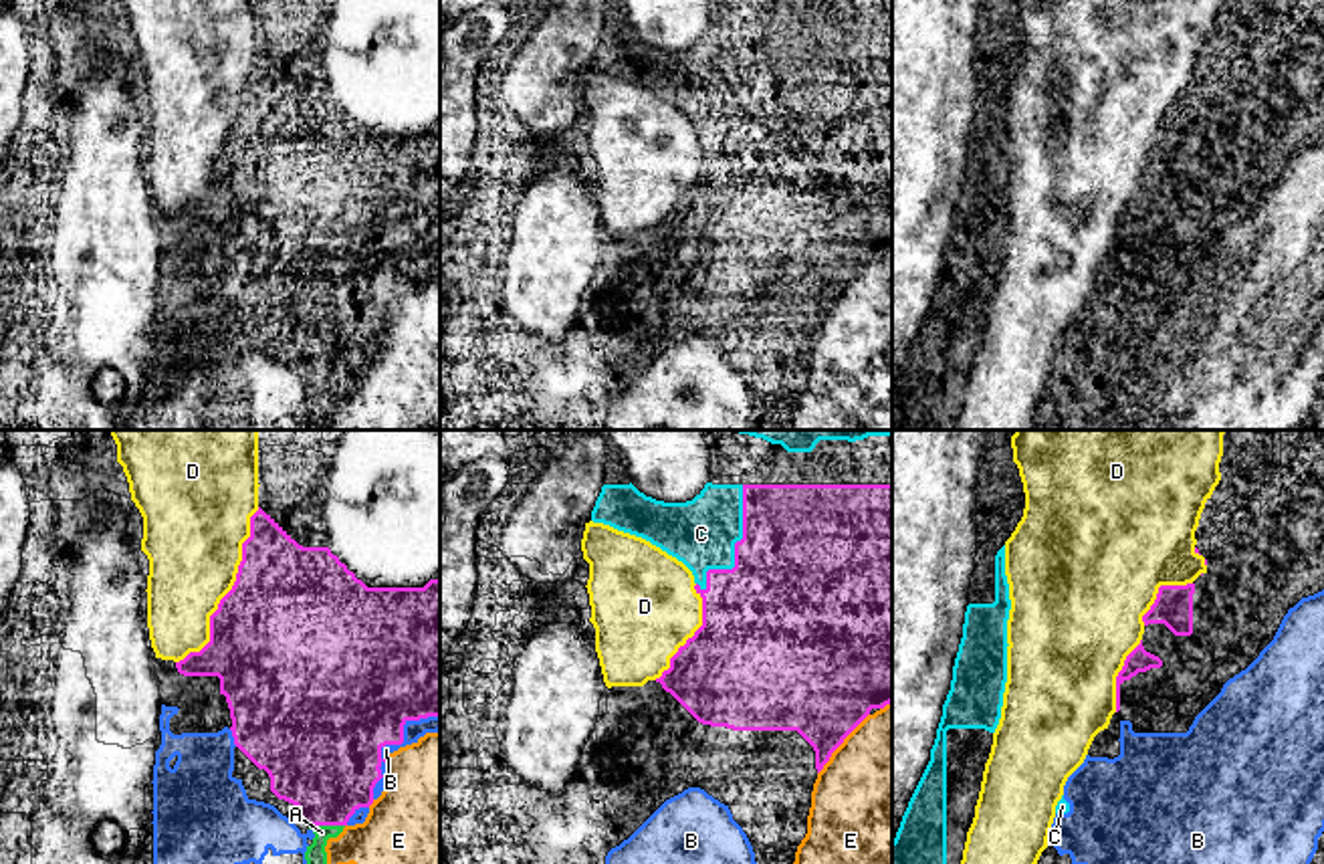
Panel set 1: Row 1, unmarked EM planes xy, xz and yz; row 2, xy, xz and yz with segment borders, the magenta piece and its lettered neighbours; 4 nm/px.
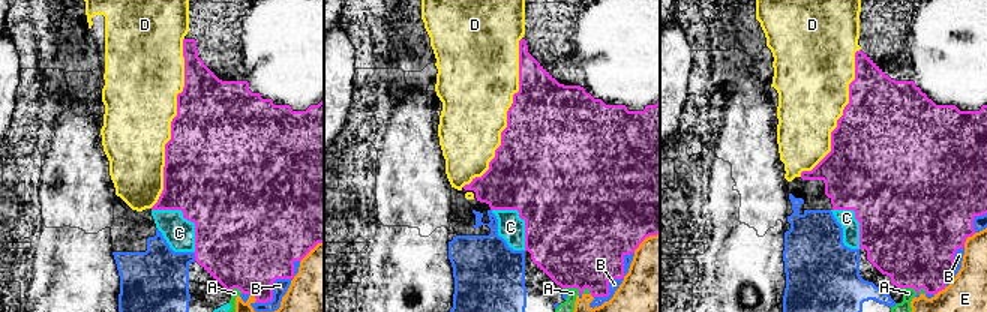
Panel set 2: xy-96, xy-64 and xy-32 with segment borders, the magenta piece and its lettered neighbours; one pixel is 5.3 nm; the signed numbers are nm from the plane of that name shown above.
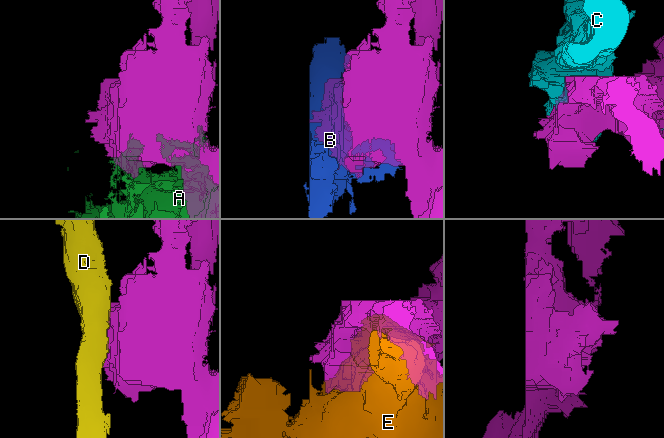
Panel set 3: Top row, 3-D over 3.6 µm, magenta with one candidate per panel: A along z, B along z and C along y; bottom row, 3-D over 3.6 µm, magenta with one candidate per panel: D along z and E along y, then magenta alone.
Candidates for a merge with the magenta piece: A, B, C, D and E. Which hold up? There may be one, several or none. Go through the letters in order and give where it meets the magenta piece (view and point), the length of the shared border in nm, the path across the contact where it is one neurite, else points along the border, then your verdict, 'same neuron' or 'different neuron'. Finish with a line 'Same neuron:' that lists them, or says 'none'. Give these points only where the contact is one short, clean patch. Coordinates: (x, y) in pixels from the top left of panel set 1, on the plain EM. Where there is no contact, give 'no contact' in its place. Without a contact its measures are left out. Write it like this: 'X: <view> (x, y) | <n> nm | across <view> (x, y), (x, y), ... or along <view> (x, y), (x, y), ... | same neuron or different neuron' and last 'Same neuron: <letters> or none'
A: xy (327, 372) | 140 nm | different neuron
B: xy (392, 291) | 420 nm | different neuron
C: xz (735, 95) | 460 nm | different neuron
D: xy (231, 138) | 700 nm | different neuron
E: xz (842, 289) | 320 nm | different neuron
Same neuron: none

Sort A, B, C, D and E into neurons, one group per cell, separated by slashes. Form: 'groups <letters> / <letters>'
groups A E / B / C / D

